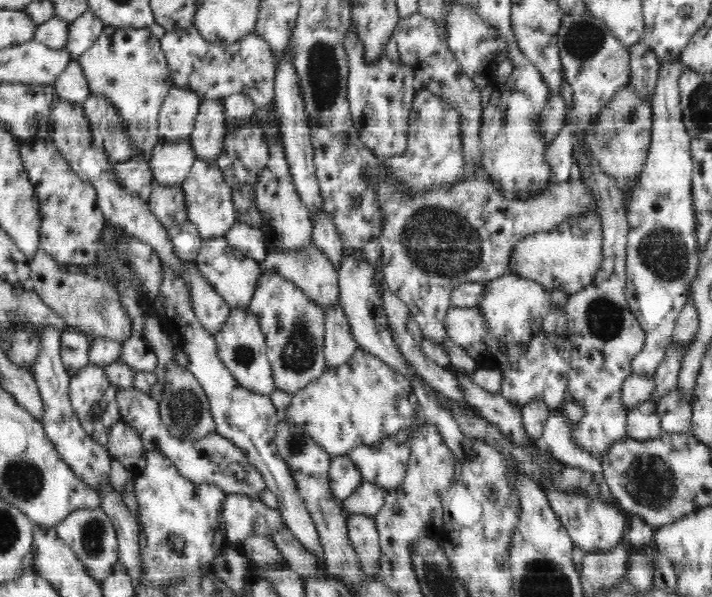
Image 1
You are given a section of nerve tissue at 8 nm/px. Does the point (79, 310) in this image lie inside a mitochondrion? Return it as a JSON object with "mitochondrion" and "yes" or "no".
{"mitochondrion":"yes"}

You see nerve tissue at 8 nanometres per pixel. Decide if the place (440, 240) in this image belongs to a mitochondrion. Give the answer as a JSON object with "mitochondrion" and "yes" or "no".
{"mitochondrion":"yes"}

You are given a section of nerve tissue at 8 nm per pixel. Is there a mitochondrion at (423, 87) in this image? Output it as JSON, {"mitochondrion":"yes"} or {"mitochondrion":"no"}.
{"mitochondrion":"no"}

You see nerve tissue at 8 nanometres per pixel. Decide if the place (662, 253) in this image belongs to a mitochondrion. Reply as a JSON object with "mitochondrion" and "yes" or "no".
{"mitochondrion":"yes"}

